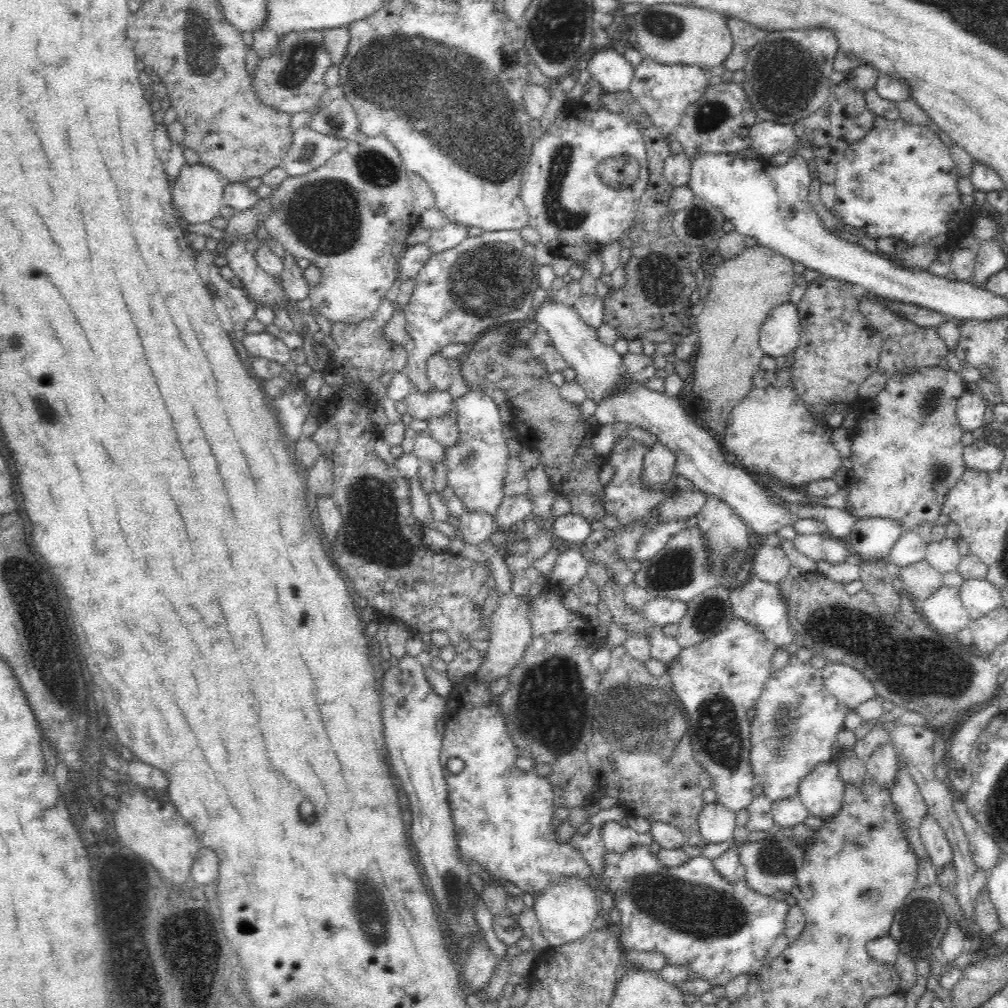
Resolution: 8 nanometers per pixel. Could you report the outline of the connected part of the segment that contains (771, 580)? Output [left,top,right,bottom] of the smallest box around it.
[750,533,791,587]

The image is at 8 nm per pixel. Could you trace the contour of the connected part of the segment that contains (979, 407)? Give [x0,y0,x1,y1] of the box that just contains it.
[956,391,988,433]

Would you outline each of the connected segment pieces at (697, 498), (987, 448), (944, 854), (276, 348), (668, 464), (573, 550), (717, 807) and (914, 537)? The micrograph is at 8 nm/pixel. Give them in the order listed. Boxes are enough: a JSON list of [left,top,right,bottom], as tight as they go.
[[657,489,706,520],[963,436,1005,472],[920,813,953,871],[243,332,292,366],[643,442,677,486],[549,544,588,590],[698,804,738,845],[887,530,928,567]]

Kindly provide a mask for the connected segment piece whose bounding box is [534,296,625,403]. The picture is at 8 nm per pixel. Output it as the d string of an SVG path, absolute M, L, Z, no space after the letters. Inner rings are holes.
M550 296L537 308L534 322L548 331L556 351L562 355L569 368L576 370L578 376L575 382L584 388L588 398L598 403L604 396L612 394L612 390L625 386L621 384L625 380L623 355L616 353L613 346L599 342L596 329L588 327L570 306L559 304Z

